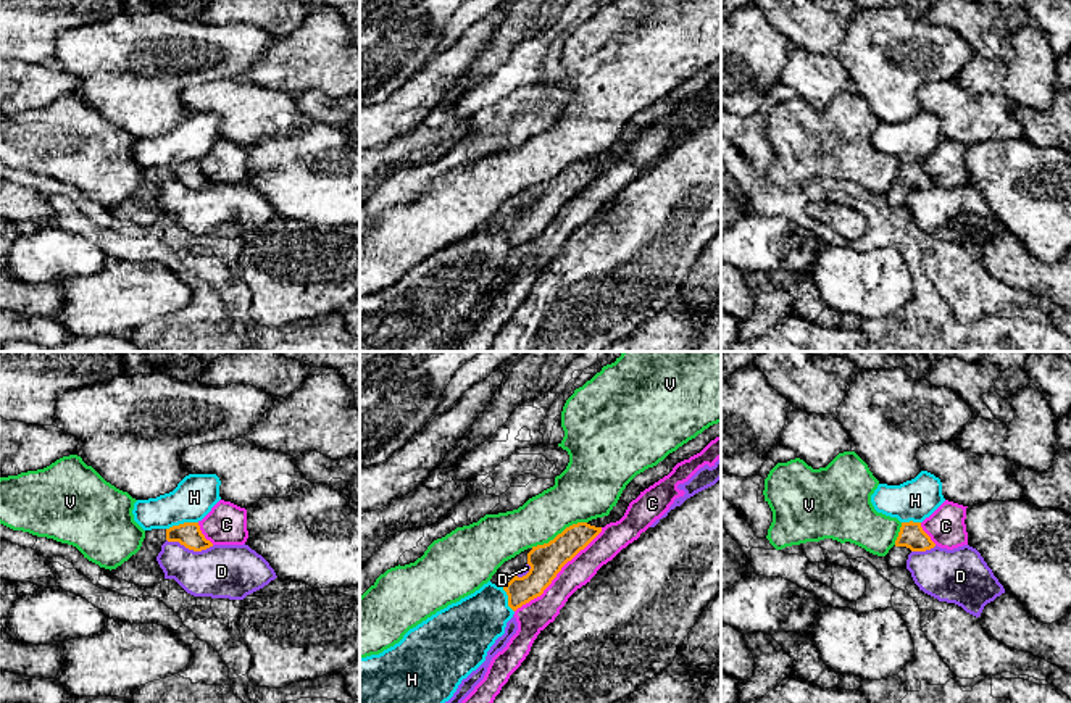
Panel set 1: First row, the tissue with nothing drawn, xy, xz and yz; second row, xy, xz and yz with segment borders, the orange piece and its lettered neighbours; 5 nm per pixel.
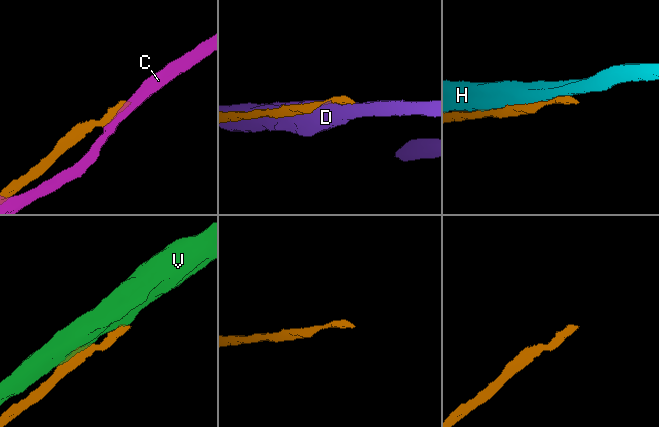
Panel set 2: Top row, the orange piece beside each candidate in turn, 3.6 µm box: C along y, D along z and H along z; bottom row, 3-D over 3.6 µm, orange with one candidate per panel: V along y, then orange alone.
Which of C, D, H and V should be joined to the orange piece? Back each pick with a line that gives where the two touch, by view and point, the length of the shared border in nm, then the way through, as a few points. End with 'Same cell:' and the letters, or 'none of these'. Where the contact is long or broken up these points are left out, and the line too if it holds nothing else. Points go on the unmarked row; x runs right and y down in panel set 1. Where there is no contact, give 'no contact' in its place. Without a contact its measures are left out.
Same cell: none of these

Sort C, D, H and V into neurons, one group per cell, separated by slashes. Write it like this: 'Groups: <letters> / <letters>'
Groups: C / D / H / V

